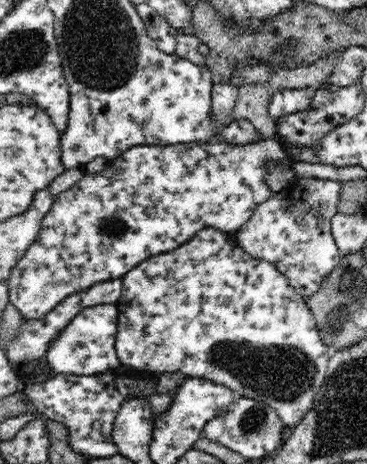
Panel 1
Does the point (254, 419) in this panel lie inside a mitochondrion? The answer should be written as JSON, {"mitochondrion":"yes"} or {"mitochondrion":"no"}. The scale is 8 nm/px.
{"mitochondrion":"yes"}

